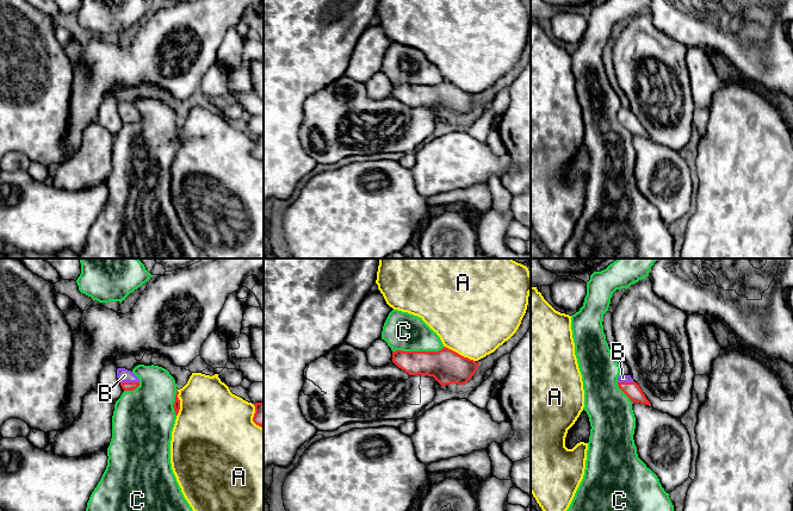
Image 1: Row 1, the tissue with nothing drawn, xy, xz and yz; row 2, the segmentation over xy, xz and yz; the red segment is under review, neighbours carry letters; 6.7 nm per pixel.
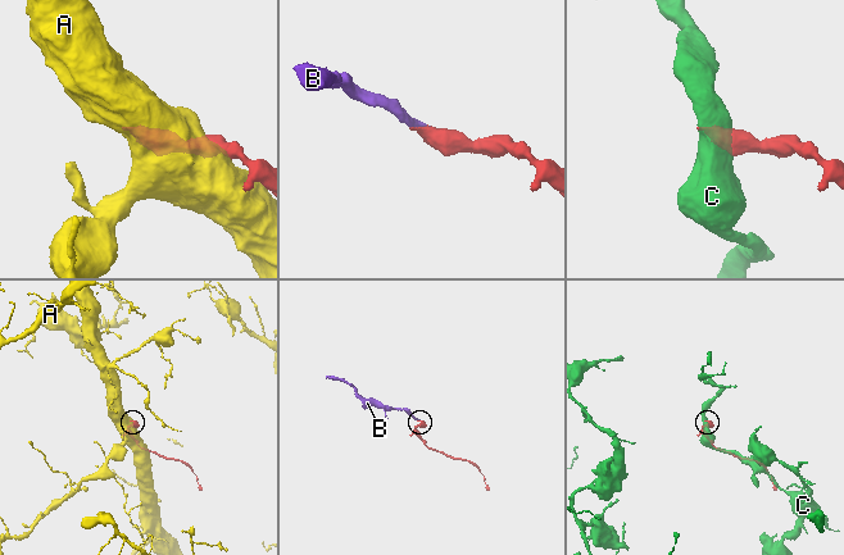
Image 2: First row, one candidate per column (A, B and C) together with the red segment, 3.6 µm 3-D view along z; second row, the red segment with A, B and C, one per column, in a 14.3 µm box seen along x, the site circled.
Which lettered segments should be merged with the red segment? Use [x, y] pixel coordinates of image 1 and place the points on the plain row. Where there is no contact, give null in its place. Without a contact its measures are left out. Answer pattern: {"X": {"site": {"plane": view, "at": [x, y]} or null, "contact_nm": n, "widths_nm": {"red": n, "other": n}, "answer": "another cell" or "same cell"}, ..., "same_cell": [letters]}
{"A": {"site": {"plane": "xz", "at": [458, 87]}, "contact_nm": 240, "widths_nm": {"red": 220, "other": 480}, "answer": "another cell"}, "B": {"site": {"plane": "xy", "at": [130, 116]}, "contact_nm": 130, "widths_nm": {"red": 60, "other": 90}, "answer": "same cell"}, "C": {"site": {"plane": "xz", "at": [417, 85]}, "contact_nm": 360, "widths_nm": {"red": 220, "other": 260}, "answer": "another cell"}, "same_cell": ["B"]}

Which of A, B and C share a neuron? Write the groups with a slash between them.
A / B / C

